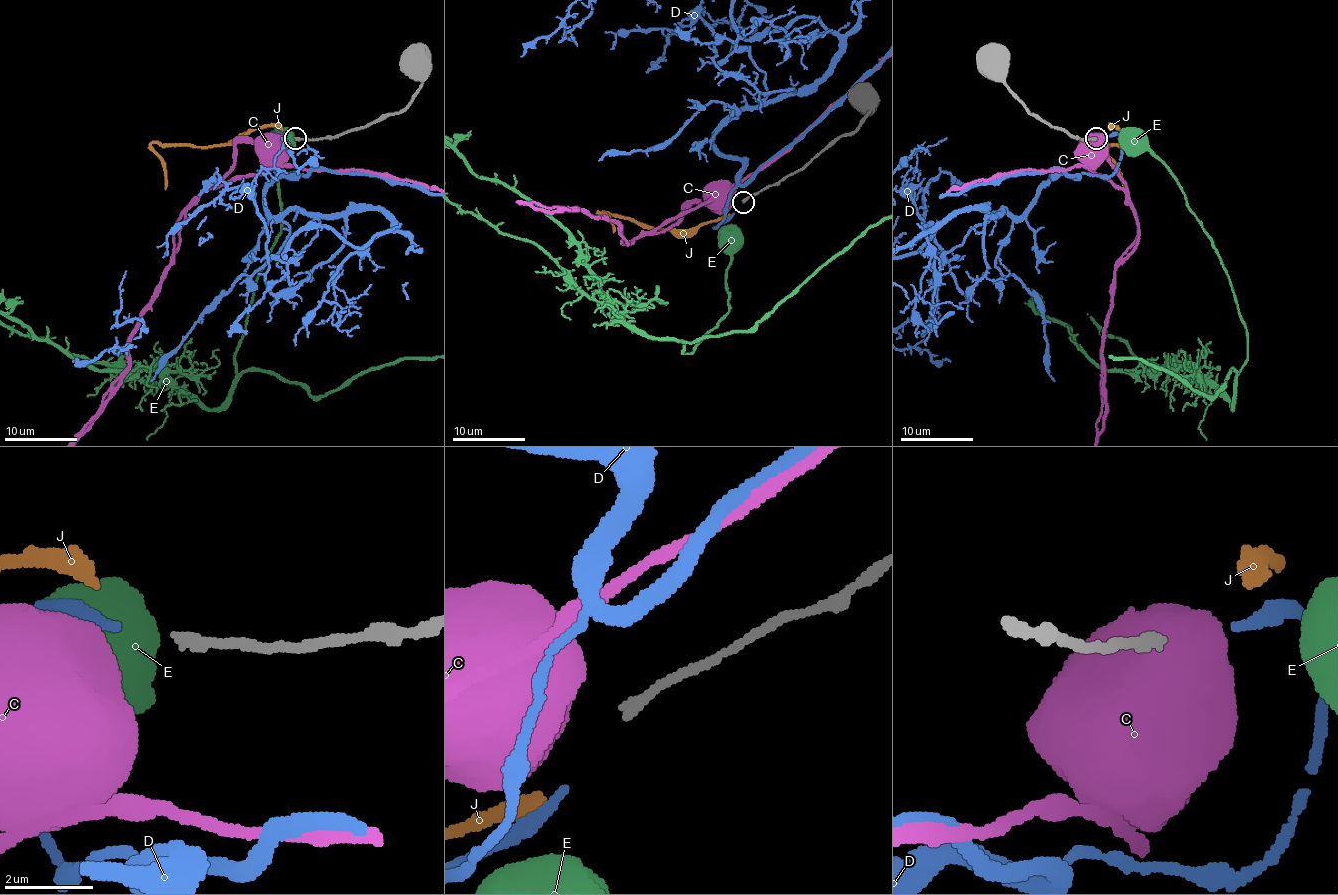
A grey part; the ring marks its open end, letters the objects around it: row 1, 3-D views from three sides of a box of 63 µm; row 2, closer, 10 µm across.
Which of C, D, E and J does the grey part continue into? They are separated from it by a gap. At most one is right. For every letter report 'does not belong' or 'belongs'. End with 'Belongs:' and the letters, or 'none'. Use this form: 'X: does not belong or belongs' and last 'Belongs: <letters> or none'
C: does not belong
D: belongs
E: does not belong
J: does not belong
Belongs: D

